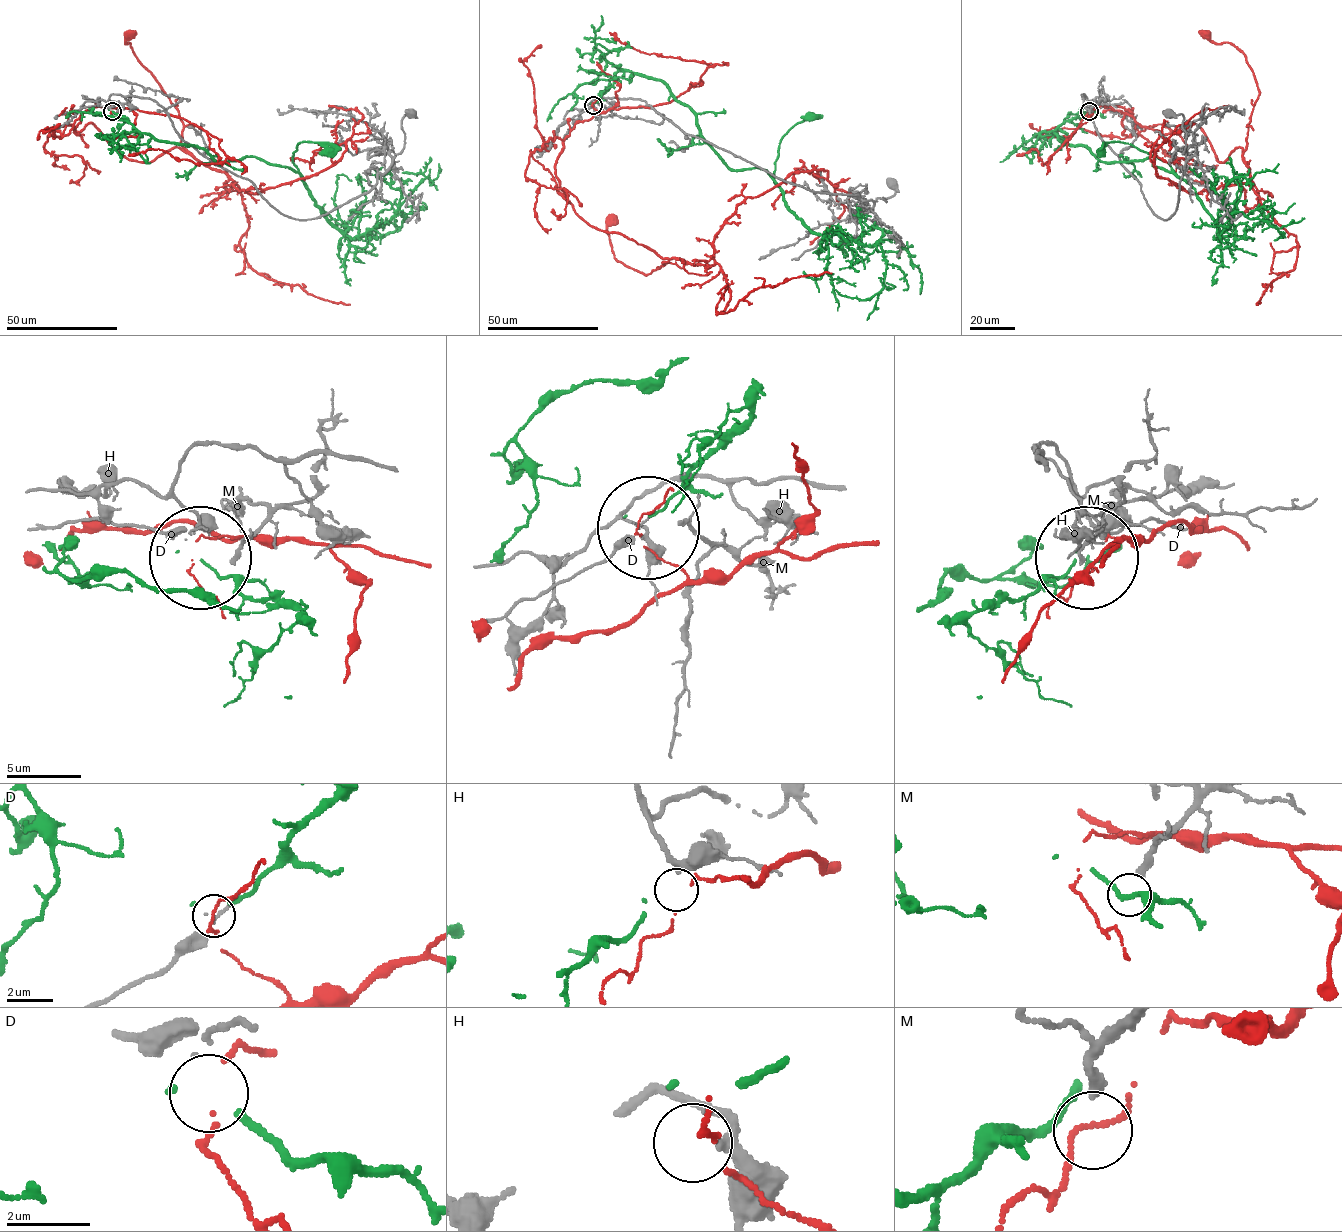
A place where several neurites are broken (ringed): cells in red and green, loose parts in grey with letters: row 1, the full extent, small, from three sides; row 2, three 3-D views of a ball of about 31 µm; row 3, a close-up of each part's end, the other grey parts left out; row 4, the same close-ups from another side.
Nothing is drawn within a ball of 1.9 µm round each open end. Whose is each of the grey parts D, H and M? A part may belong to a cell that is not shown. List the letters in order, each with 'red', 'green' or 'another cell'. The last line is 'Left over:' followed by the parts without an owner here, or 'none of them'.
D: green
H: another cell
M: another cell
Left over: H, M

